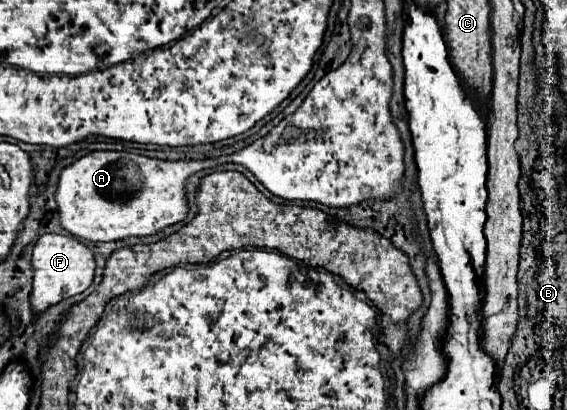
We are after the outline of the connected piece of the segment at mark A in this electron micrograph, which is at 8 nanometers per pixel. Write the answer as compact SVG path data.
M116 150L88 152L66 166L58 176L54 200L58 206L60 226L78 240L92 242L156 234L158 230L184 220L188 206L182 192L182 180L187 180L202 168L204 162L200 160L166 162Z

